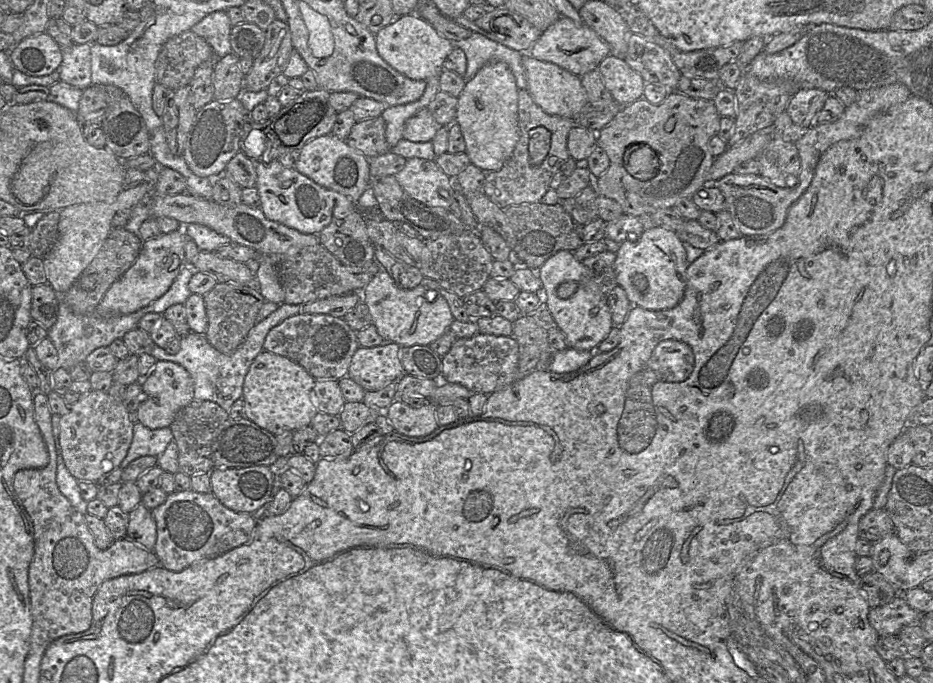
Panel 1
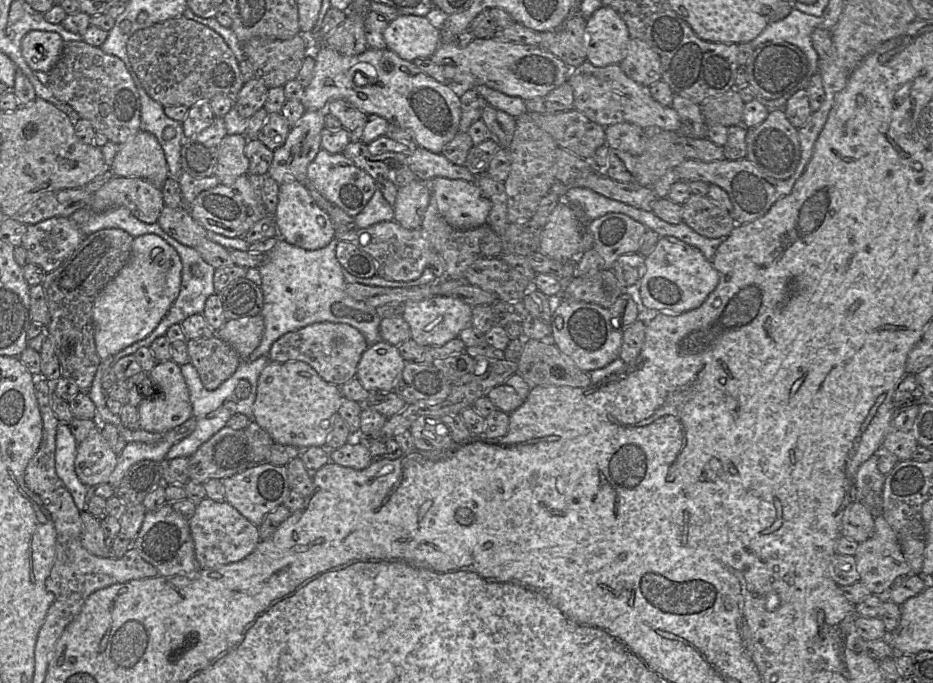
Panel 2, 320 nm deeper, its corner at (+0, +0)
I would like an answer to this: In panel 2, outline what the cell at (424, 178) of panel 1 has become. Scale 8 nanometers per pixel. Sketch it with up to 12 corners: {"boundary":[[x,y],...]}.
{"boundary":[[427,182],[453,228],[487,222],[492,204],[475,182]]}

